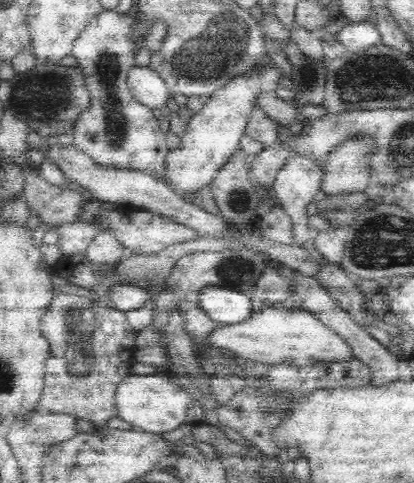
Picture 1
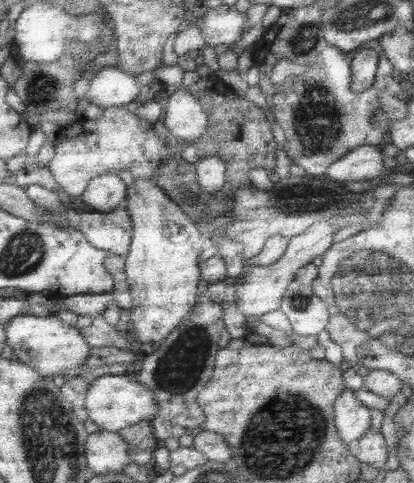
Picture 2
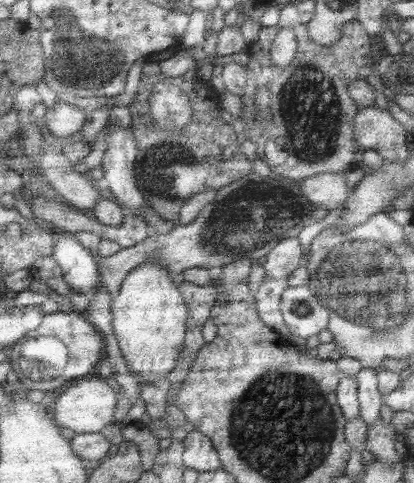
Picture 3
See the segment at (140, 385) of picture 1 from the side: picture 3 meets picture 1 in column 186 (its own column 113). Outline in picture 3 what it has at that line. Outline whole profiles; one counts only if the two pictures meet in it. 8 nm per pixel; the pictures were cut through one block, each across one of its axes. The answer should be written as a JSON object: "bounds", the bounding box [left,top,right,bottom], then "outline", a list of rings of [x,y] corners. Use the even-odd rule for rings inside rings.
{"bounds":[49,376,121,434],"outline":[[[87,376],[87,378],[77,380],[73,386],[65,386],[65,390],[49,406],[49,412],[51,412],[53,422],[59,426],[59,430],[67,428],[75,434],[99,434],[103,426],[111,424],[113,410],[119,400],[121,400],[119,394],[113,394],[113,390],[109,388],[105,380]]]}

